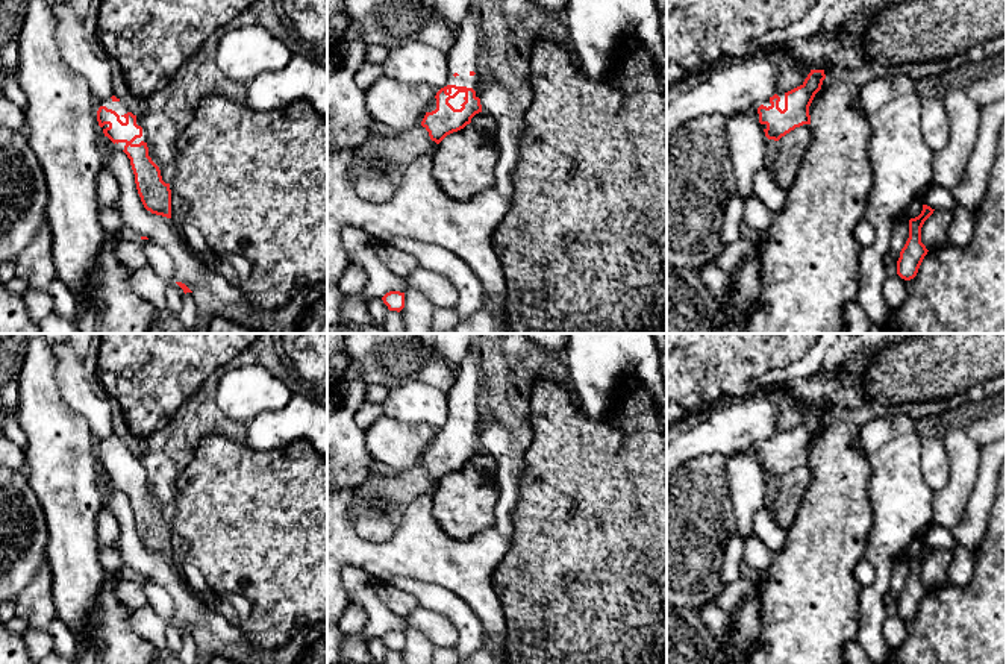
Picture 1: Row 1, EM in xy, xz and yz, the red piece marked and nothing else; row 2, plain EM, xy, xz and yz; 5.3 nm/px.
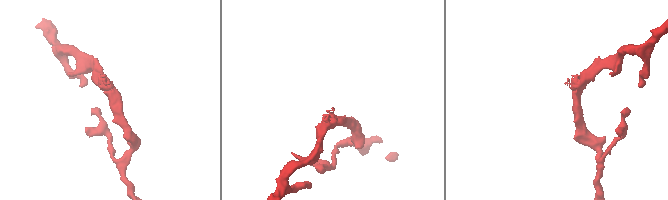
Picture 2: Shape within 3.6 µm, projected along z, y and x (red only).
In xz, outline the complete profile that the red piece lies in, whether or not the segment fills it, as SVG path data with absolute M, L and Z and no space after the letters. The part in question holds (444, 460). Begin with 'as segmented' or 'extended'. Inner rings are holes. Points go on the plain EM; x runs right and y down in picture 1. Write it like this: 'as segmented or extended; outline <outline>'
extended; outline M468 350L458 379L448 394L448 417L430 443L421 465L439 484L447 475L464 468L482 452L480 417L477 412L479 356Z

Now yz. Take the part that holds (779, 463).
extended; outline M811 409L800 426L788 432L776 432L748 447L759 458L771 485L795 467L811 464L809 446L824 418L824 409Z

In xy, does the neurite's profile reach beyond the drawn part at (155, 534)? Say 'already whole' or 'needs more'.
needs more

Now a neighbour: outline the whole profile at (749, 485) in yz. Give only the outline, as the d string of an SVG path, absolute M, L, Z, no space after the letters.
M750 449L724 456L724 465L738 532L742 540L754 537L753 515L768 508L771 482Z

